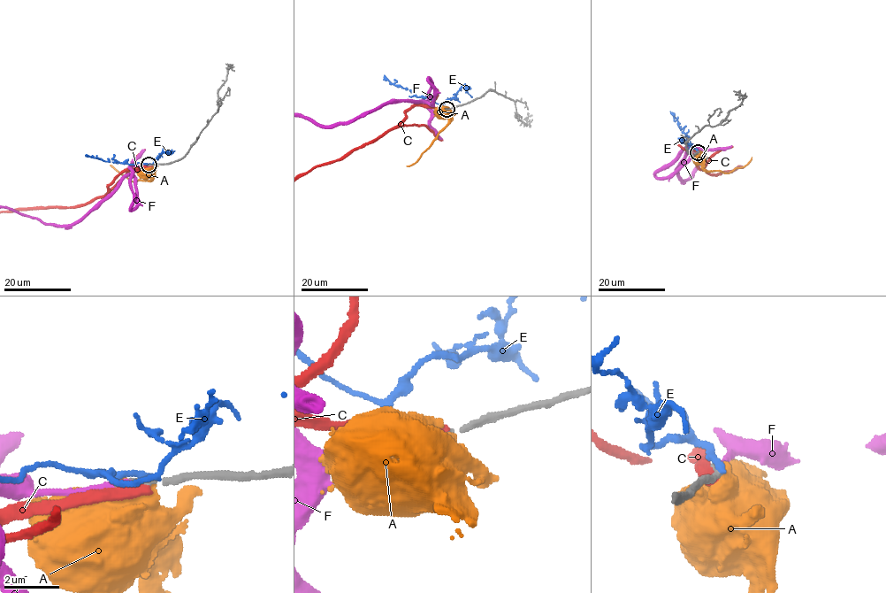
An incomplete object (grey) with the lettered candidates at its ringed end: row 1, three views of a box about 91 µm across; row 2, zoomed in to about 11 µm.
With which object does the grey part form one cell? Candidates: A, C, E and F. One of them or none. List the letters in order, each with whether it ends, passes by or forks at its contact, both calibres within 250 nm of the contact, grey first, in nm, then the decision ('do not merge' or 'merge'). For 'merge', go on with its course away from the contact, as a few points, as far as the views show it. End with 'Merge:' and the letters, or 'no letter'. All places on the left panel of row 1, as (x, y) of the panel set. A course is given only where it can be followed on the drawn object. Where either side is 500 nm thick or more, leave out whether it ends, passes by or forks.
A: 240/750 nm | do not merge
C: it ends | 240/420 nm | do not merge
E: it ends | 260/240 nm | do not merge
F: it ends | 240/240 nm | merge
Merge: F

